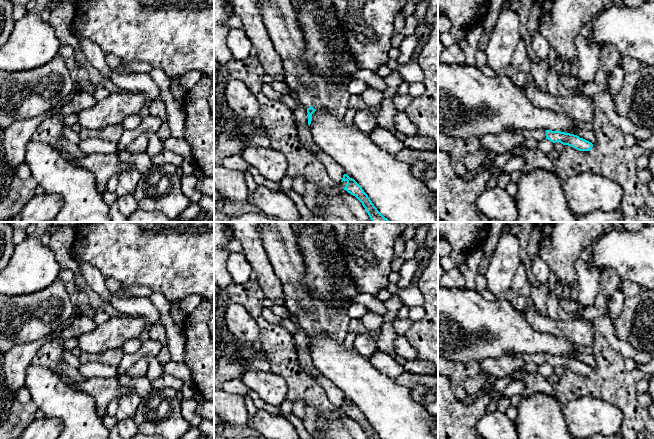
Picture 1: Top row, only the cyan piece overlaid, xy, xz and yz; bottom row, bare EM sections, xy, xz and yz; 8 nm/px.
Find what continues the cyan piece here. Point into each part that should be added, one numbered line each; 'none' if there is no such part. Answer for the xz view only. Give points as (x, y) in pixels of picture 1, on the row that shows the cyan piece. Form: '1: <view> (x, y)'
1: xz (279, 16)

